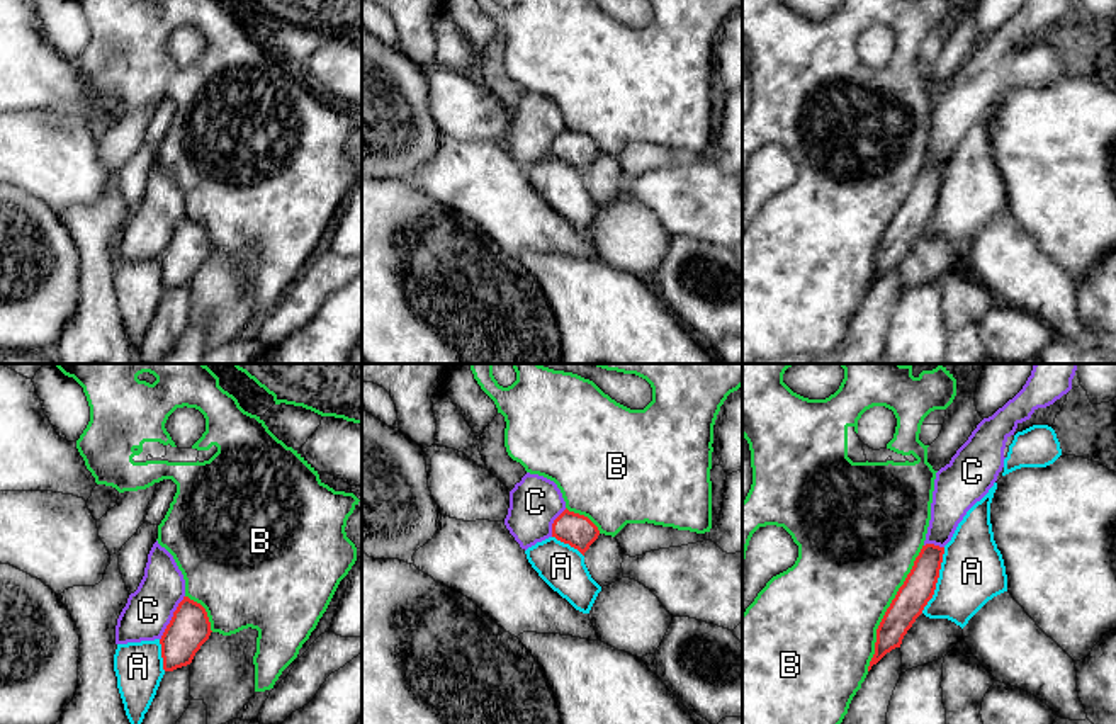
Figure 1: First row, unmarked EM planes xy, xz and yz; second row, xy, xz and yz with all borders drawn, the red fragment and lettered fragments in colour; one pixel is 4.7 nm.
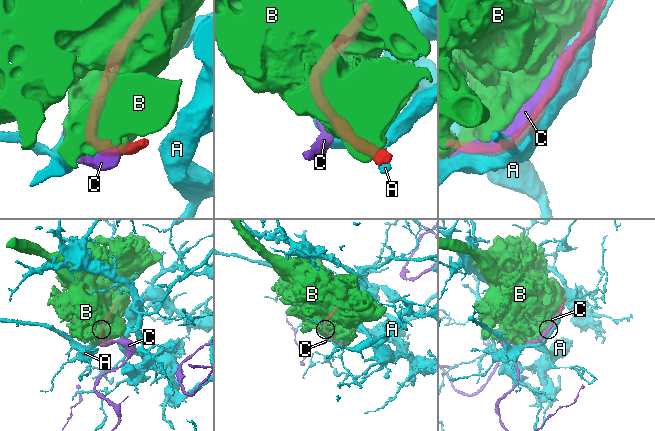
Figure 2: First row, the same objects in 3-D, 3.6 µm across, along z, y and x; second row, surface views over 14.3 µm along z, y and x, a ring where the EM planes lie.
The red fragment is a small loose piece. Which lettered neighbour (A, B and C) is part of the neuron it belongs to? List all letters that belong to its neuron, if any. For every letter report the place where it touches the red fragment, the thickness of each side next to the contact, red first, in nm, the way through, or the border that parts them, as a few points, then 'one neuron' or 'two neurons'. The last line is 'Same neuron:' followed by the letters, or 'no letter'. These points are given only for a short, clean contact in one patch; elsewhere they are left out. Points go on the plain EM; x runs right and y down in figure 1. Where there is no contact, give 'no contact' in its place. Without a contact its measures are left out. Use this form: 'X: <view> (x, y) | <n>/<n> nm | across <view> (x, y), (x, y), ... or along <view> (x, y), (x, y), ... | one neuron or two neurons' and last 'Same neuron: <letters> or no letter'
A: yz (936, 199) | 150/300 nm | two neurons
B: yz (889, 226) | 150/500 nm | two neurons
C: xy (172, 237) | 190/220 nm | one neuron
Same neuron: C

